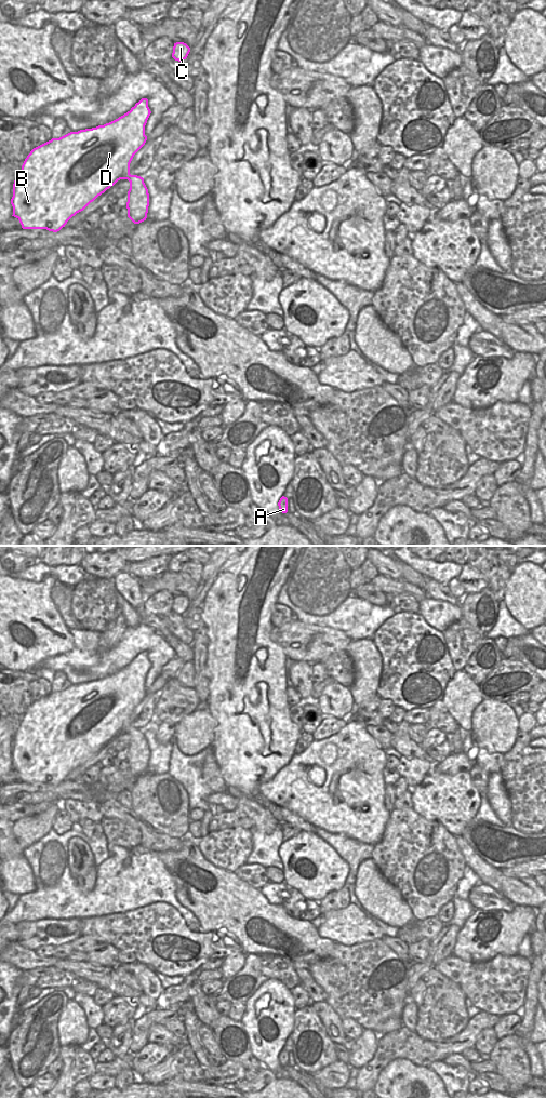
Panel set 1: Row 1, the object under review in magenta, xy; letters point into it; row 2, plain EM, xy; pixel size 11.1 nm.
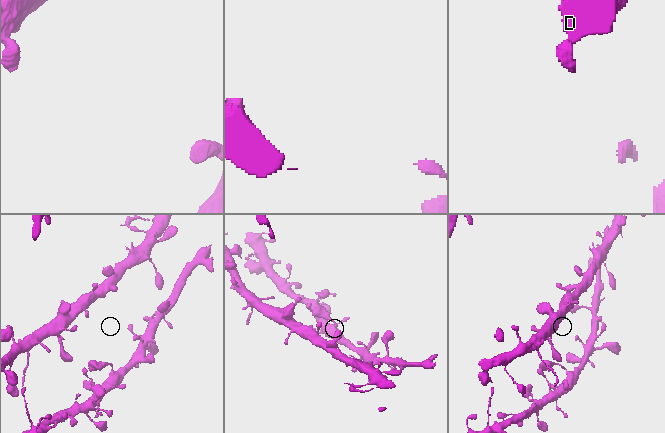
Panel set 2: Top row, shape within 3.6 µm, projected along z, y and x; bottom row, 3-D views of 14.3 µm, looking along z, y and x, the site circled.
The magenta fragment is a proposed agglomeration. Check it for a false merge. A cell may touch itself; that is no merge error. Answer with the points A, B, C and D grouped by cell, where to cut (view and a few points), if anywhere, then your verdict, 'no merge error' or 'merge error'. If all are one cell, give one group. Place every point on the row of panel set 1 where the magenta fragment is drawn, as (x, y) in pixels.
groups A B C D; cut none; no merge error

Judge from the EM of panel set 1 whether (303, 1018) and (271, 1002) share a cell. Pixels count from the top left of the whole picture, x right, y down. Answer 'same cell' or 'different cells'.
different cells

